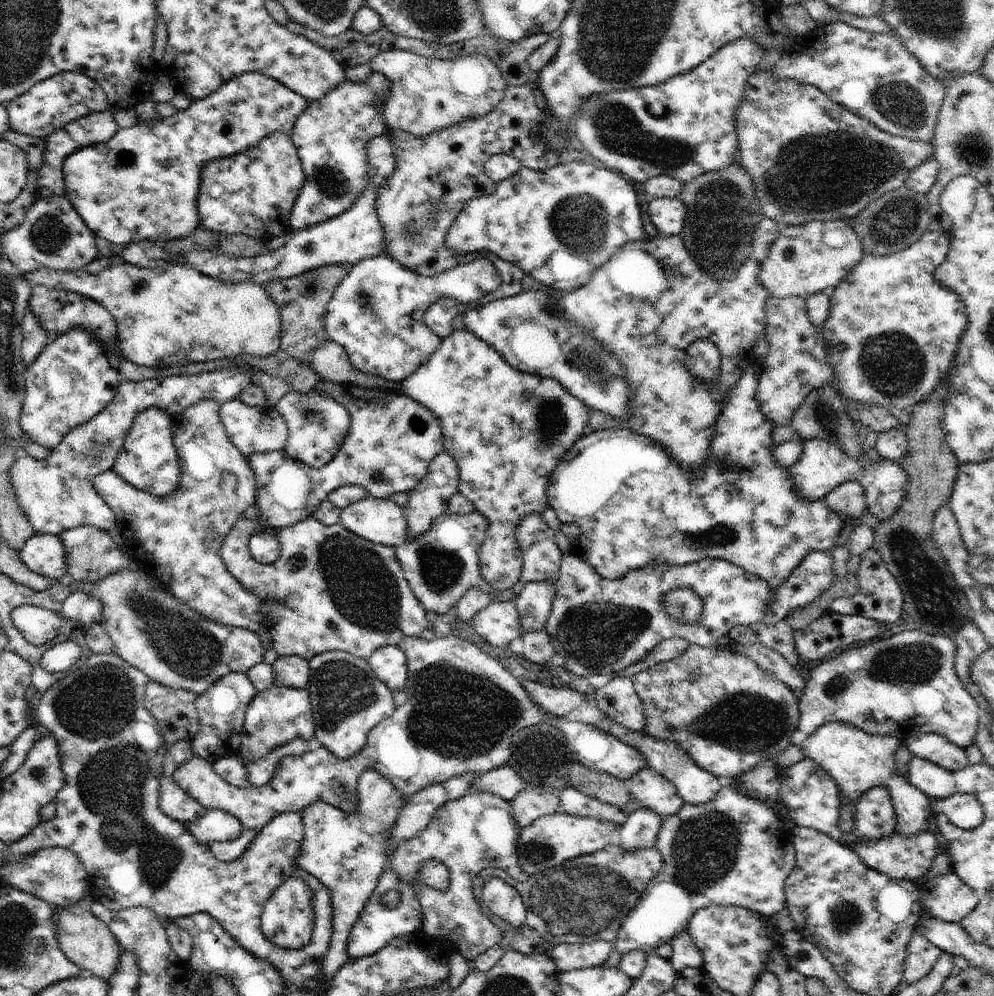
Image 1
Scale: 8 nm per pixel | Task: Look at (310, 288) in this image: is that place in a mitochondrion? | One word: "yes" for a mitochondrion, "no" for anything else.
no

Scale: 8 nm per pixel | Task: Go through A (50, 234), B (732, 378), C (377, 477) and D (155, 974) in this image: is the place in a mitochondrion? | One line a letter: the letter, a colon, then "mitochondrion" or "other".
A: mitochondrion
B: other
C: other
D: other

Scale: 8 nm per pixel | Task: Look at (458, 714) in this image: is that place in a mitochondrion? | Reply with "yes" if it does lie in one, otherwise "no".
yes

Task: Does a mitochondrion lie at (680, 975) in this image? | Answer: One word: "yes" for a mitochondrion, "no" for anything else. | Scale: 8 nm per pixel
no

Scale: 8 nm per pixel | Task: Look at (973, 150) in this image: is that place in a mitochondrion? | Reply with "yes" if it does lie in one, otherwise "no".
yes

